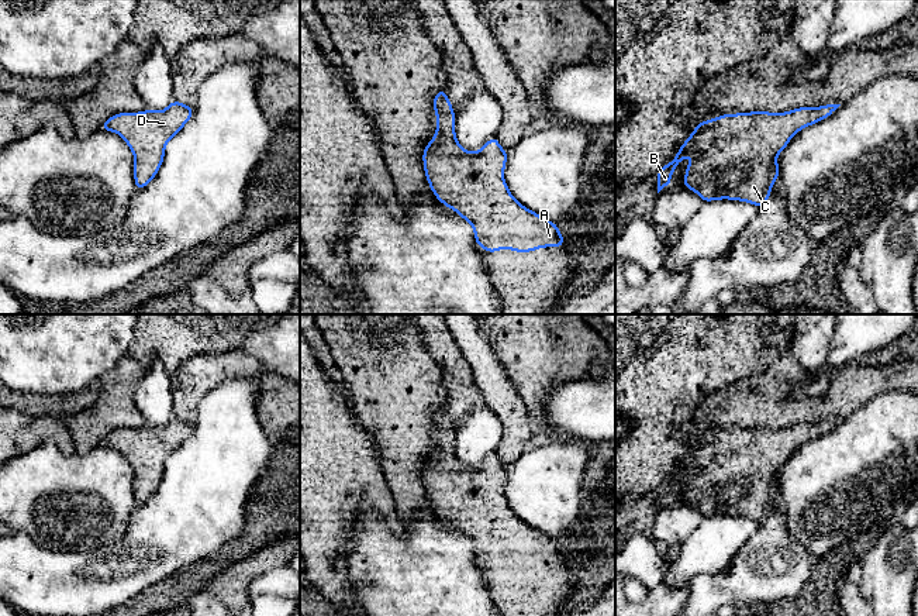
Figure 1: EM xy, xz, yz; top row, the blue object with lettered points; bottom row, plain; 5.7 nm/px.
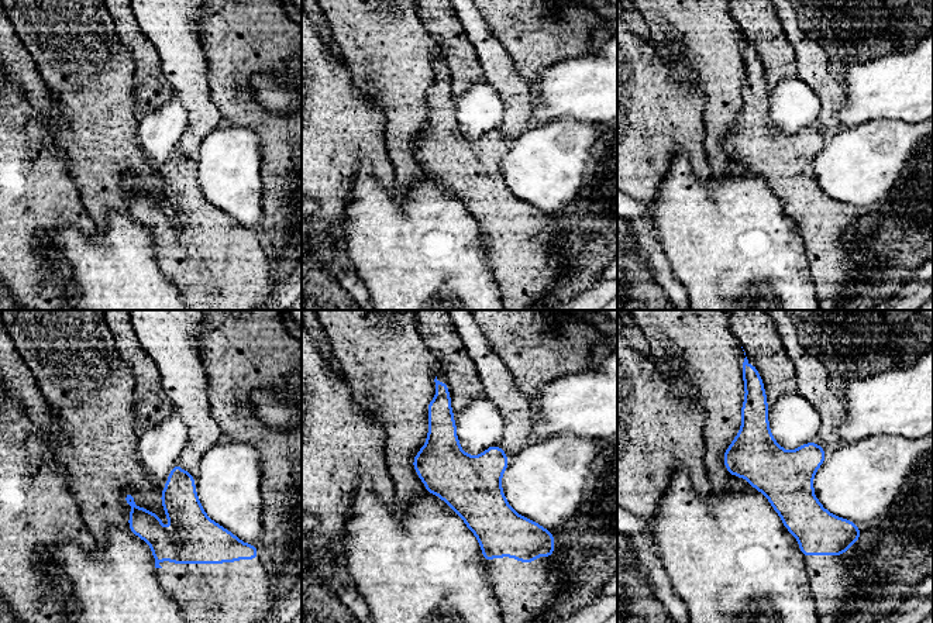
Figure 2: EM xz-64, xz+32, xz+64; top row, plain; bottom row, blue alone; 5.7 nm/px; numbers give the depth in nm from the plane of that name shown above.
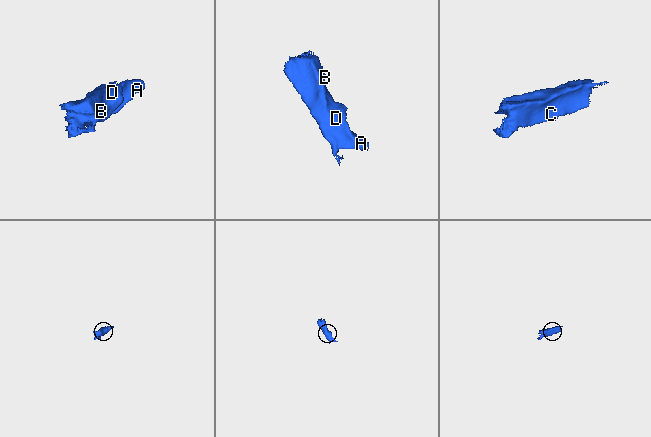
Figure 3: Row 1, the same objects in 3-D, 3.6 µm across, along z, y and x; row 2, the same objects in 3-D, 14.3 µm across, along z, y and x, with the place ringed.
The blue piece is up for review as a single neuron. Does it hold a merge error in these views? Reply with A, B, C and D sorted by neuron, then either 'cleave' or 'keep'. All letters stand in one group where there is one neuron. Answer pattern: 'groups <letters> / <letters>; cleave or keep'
groups A B C D; keep

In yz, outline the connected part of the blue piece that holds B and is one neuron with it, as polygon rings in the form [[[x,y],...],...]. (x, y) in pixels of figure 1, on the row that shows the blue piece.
[[[839,106],[800,107],[786,113],[722,114],[705,120],[694,127],[693,134],[683,142],[673,161],[663,165],[655,175],[658,193],[672,183],[670,175],[679,162],[697,152],[698,156],[688,162],[683,179],[687,189],[696,192],[703,202],[729,199],[752,203],[760,209],[770,199],[770,189],[780,173],[777,155],[800,130],[829,117]]]

